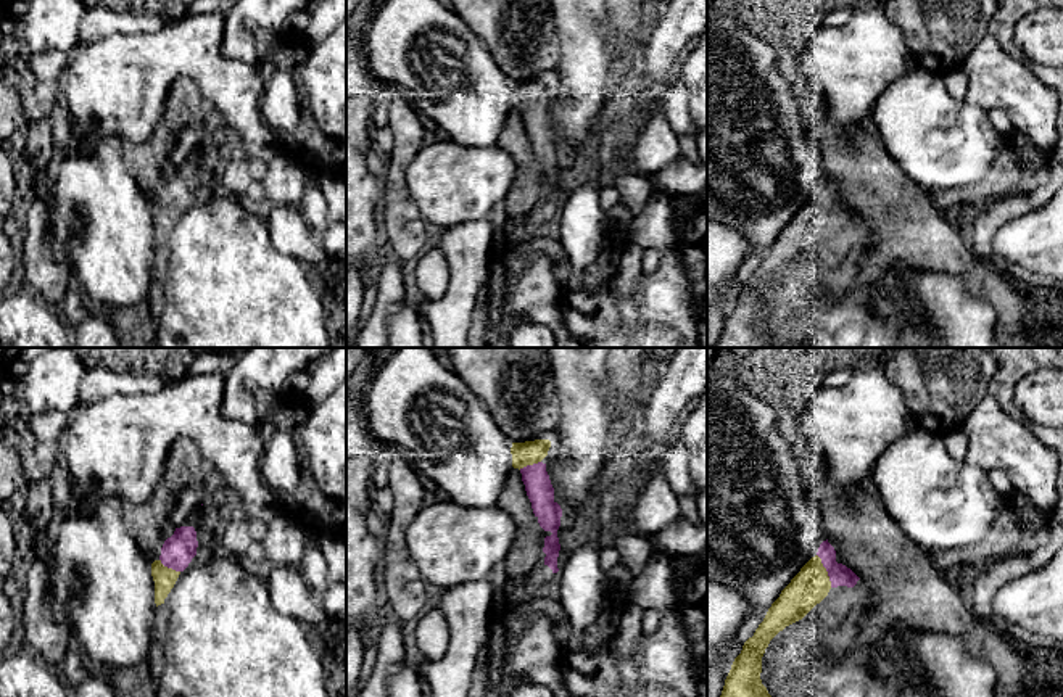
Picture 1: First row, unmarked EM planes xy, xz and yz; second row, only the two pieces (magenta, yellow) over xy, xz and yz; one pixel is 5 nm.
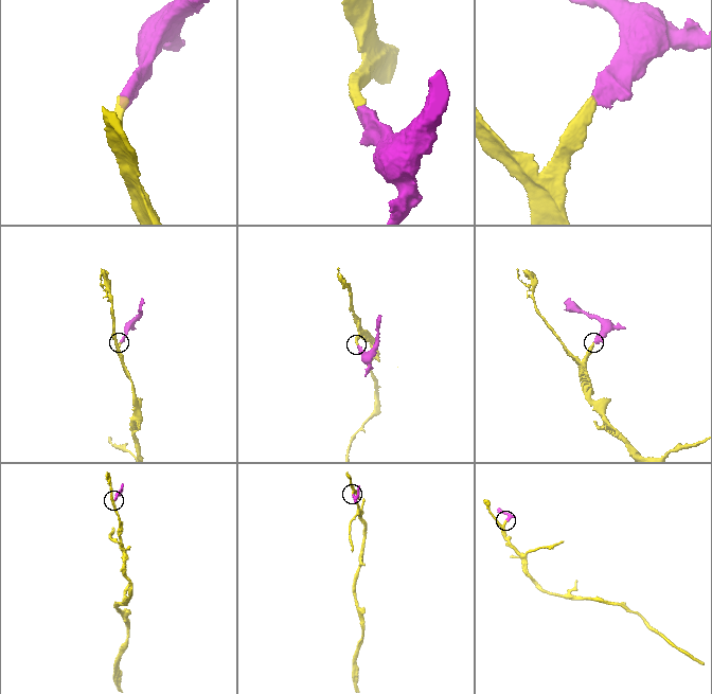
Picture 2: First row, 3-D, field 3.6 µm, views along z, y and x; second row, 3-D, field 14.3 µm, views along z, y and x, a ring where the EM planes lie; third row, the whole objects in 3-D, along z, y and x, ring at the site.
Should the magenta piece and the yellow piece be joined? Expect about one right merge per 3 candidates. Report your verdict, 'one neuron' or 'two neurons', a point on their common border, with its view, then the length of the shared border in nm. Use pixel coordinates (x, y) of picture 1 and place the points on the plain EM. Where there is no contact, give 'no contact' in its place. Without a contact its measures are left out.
one neuron | yz (827, 210) | 180 nm

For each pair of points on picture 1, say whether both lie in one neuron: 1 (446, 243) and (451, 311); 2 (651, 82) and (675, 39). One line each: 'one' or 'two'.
1: one
2: one

